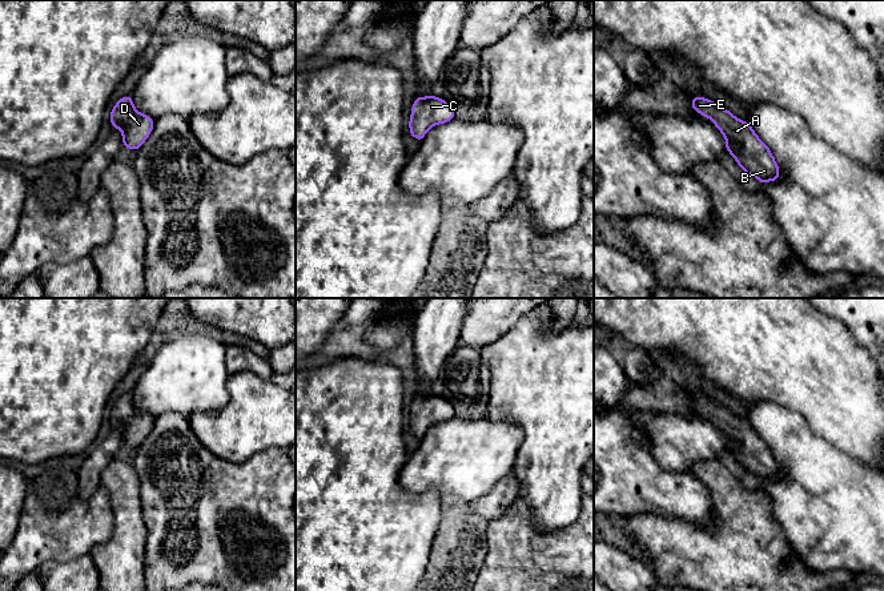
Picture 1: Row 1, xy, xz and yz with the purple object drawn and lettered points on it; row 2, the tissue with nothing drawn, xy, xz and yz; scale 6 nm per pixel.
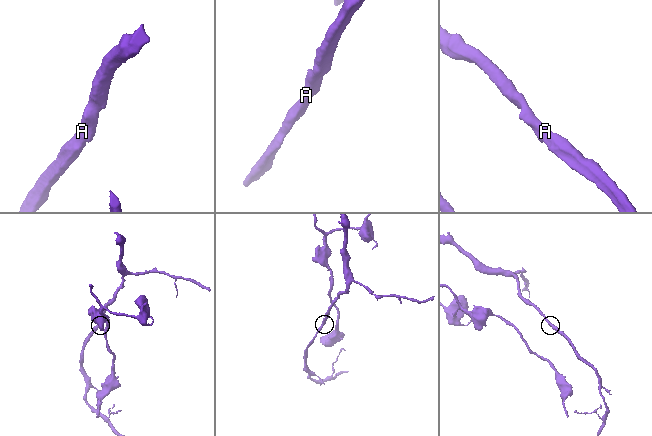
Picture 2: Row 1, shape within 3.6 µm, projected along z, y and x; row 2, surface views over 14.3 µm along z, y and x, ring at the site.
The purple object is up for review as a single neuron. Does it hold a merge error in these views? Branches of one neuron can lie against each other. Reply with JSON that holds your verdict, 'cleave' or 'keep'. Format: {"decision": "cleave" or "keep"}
{"decision": "keep"}

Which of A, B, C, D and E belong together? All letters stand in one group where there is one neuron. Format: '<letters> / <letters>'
A B C D E

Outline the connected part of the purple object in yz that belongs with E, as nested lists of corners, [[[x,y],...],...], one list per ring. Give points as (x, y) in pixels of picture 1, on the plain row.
[[[695,394],[691,405],[714,419],[726,435],[726,449],[734,454],[746,473],[752,473],[762,483],[779,478],[780,470],[771,449],[756,434],[750,421],[736,417],[728,407],[702,394]]]

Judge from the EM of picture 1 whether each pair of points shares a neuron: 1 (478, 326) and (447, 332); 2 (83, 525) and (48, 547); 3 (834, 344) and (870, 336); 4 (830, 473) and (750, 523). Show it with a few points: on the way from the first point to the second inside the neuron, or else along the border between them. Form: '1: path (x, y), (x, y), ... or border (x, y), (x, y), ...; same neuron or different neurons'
1: border (467, 312), (459, 338); different neurons
2: path (75, 525), (69, 526), (56, 539); same neuron
3: border (834, 317), (870, 353); different neurons
4: border (760, 486), (770, 501), (770, 514), (786, 537); different neurons

